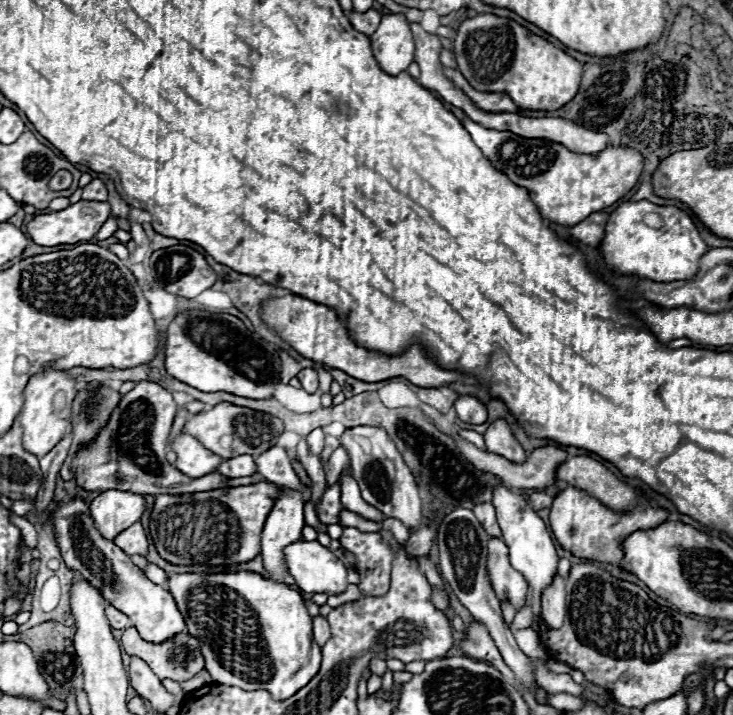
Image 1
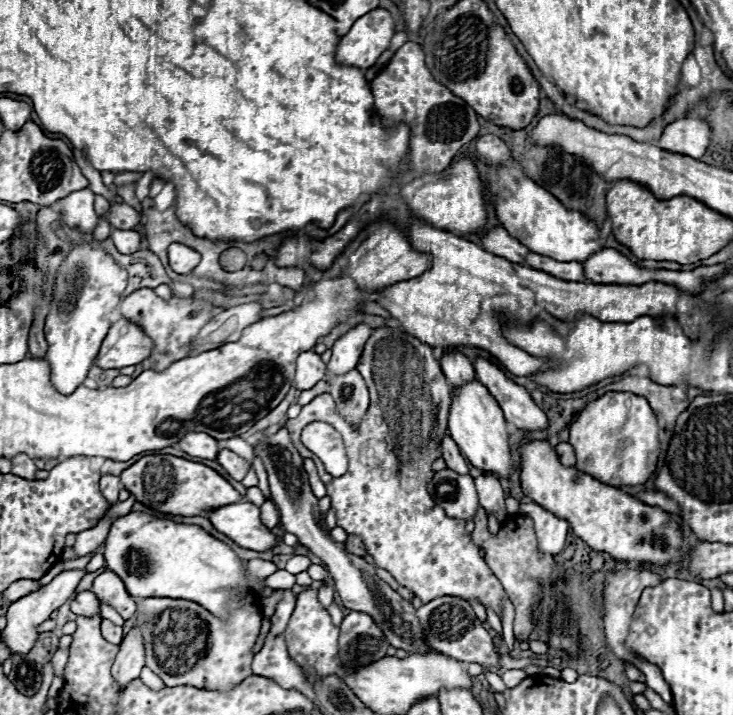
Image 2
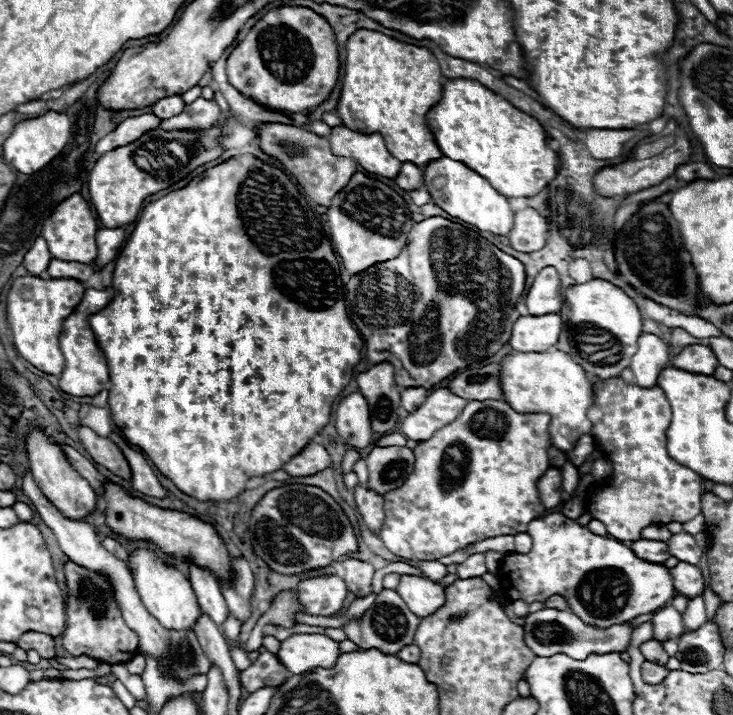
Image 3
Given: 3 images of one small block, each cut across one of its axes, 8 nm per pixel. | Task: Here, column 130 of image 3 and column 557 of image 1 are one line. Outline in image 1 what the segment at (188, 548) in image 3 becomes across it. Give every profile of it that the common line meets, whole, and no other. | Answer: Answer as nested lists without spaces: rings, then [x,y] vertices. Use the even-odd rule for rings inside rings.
[[[568,486],[562,490],[552,506],[550,506],[550,530],[560,542],[560,546],[568,552],[572,552],[576,558],[586,558],[586,560],[596,560],[596,562],[608,562],[612,566],[624,566],[624,540],[636,530],[646,530],[646,528],[656,528],[658,524],[666,522],[668,512],[666,510],[654,510],[646,498],[640,498],[638,506],[628,512],[628,514],[618,514],[602,506],[596,498],[588,496],[584,490],[578,490],[574,486]]]

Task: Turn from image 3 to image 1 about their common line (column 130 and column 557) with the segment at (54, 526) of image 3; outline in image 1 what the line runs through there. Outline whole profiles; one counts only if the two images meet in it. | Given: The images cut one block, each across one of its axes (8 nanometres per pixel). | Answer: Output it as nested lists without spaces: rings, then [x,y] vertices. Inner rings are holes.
[[[560,576],[554,578],[552,586],[542,594],[542,618],[550,628],[562,628],[566,618],[566,600],[564,600],[564,580]]]

